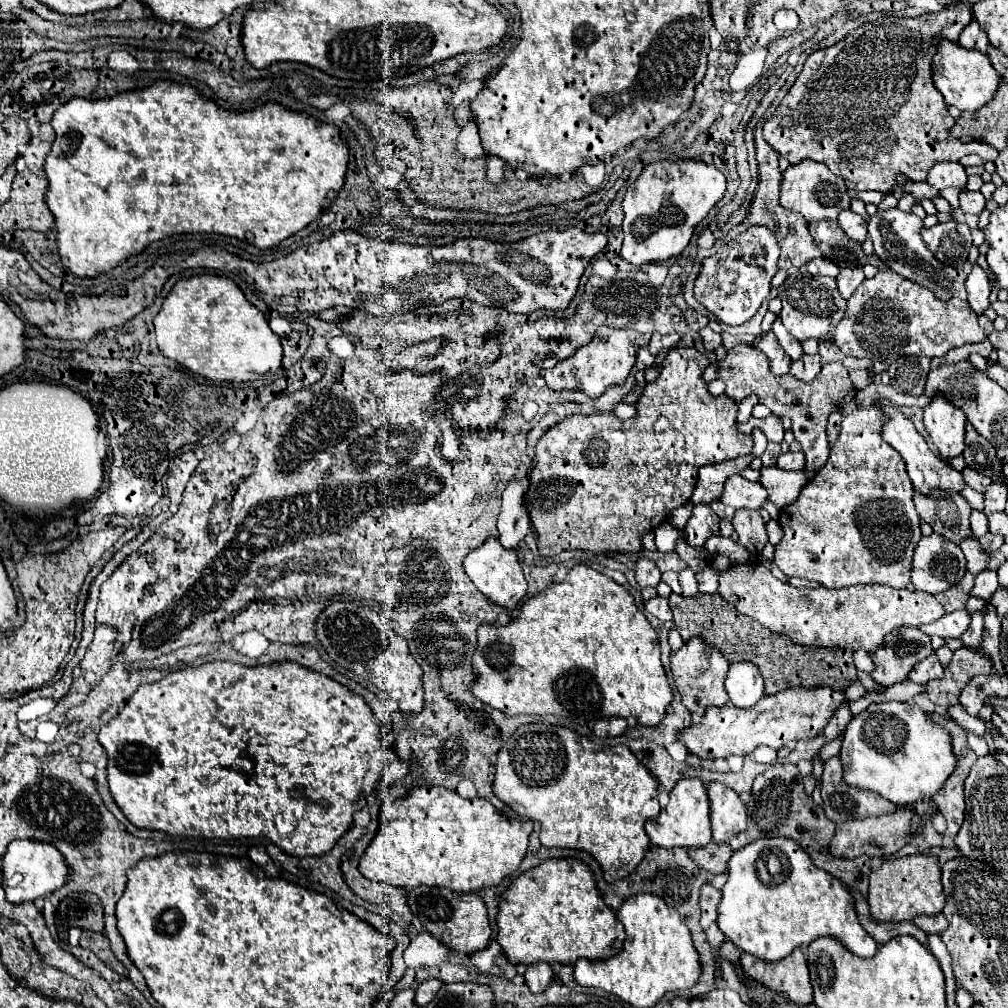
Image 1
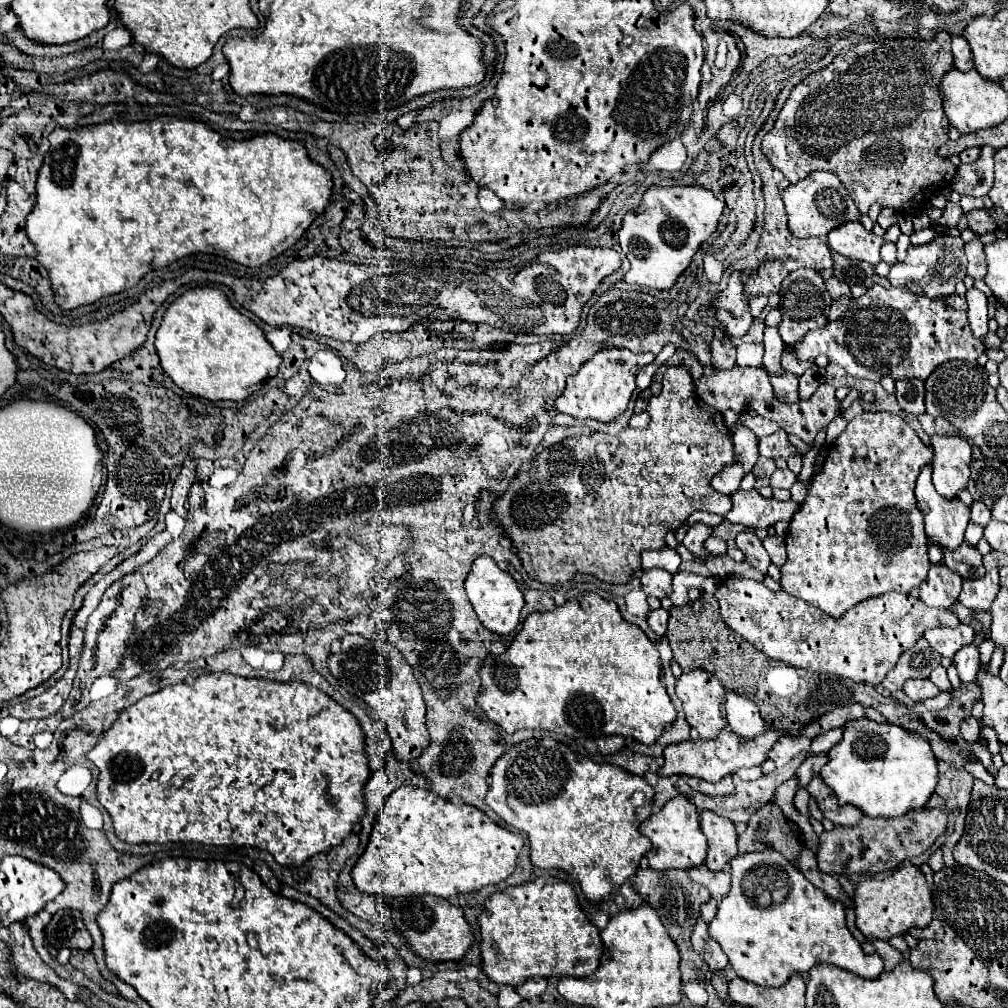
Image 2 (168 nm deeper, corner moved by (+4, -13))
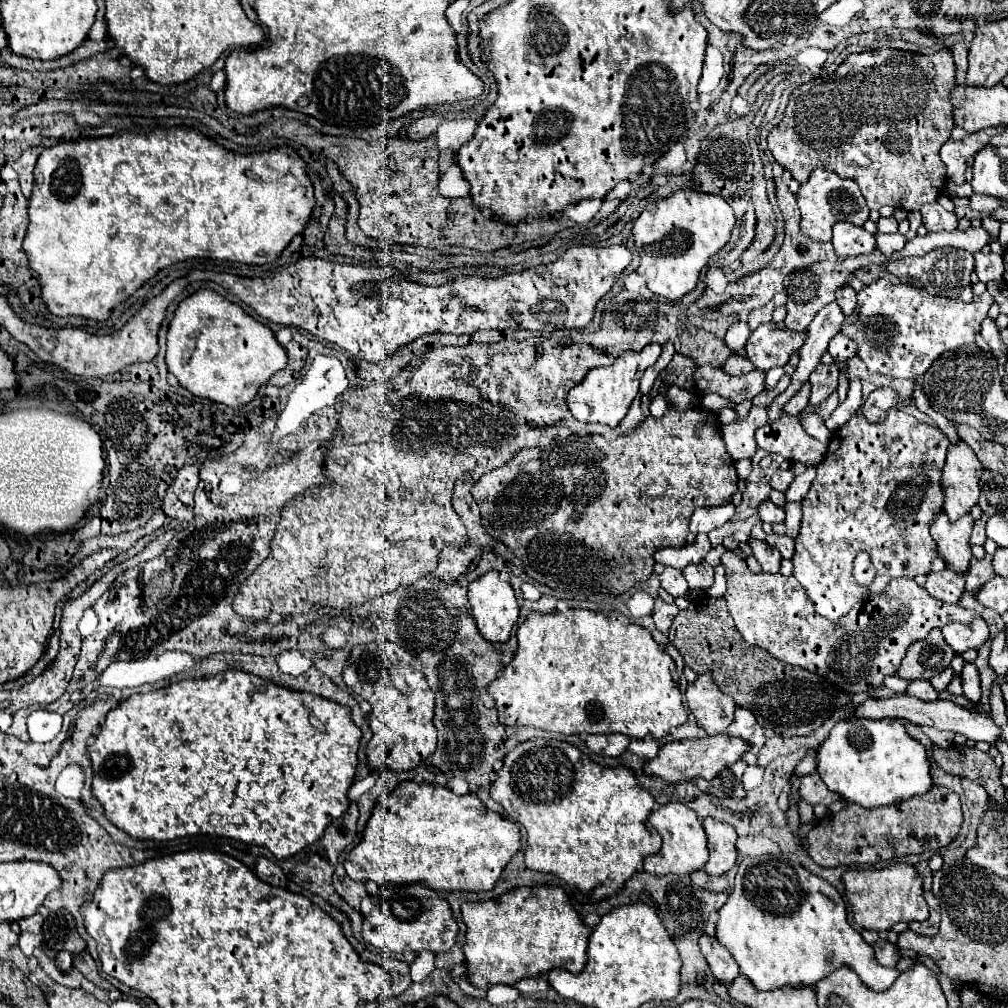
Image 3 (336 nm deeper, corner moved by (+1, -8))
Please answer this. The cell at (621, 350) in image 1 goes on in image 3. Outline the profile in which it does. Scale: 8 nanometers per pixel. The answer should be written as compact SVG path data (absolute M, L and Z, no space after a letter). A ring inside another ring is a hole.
M650 343L638 353L624 351L614 361L614 365L592 369L586 375L586 379L582 383L578 383L576 387L572 387L566 395L566 401L568 401L568 407L570 407L572 415L582 423L606 423L610 427L616 427L626 417L634 397L638 395L638 385L640 385L640 379L642 379L644 371L652 363L656 363L658 357L660 357L660 345Z

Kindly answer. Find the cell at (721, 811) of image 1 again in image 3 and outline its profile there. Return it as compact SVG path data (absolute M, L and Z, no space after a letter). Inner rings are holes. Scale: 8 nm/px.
M712 817L704 819L704 831L706 831L706 839L708 839L708 851L710 851L710 859L704 867L704 871L708 875L724 875L728 873L734 865L736 865L736 831L732 825L716 821Z

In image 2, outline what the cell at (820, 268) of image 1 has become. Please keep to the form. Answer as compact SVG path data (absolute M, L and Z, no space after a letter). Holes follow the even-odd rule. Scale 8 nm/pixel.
M831 276L831 278L827 278L825 280L827 284L827 292L831 294L831 298L835 300L835 298L839 298L839 296L851 296L851 290L849 290L849 286L845 284L845 282L841 282L839 278L835 278L835 276Z

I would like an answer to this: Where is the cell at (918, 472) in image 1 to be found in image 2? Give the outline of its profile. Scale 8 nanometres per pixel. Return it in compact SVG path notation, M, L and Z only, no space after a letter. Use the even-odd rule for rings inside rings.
M931 466L921 468L915 486L917 508L925 516L925 534L933 544L957 548L965 538L969 522L969 508L957 498L943 498L935 492L931 482Z

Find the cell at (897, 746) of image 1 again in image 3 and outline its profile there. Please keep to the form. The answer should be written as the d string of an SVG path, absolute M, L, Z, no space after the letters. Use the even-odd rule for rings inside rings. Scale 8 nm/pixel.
M900 719L838 721L816 751L816 765L830 791L870 809L924 795L932 787L926 749L906 733Z

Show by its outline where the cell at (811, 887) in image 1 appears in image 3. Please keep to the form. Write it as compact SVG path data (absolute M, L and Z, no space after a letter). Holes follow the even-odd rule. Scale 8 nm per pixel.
M784 855L744 857L738 865L736 881L728 901L718 913L720 921L716 925L716 939L738 963L740 973L744 973L760 991L772 991L778 987L810 987L840 967L850 967L868 989L884 991L894 983L896 975L910 970L916 963L911 958L901 959L894 971L878 965L874 959L874 949L862 939L858 931L848 925L846 903L842 895L828 881L812 875L800 863L794 863Z

